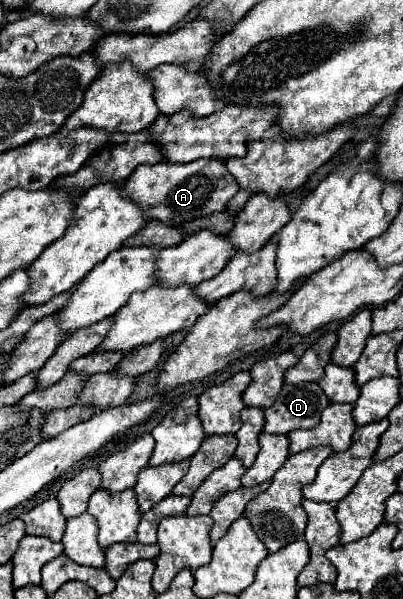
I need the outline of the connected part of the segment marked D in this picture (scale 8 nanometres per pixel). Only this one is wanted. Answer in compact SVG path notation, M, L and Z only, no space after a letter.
M319 383L285 385L277 403L265 409L265 433L289 433L293 429L311 429L319 423L321 411L329 405Z

